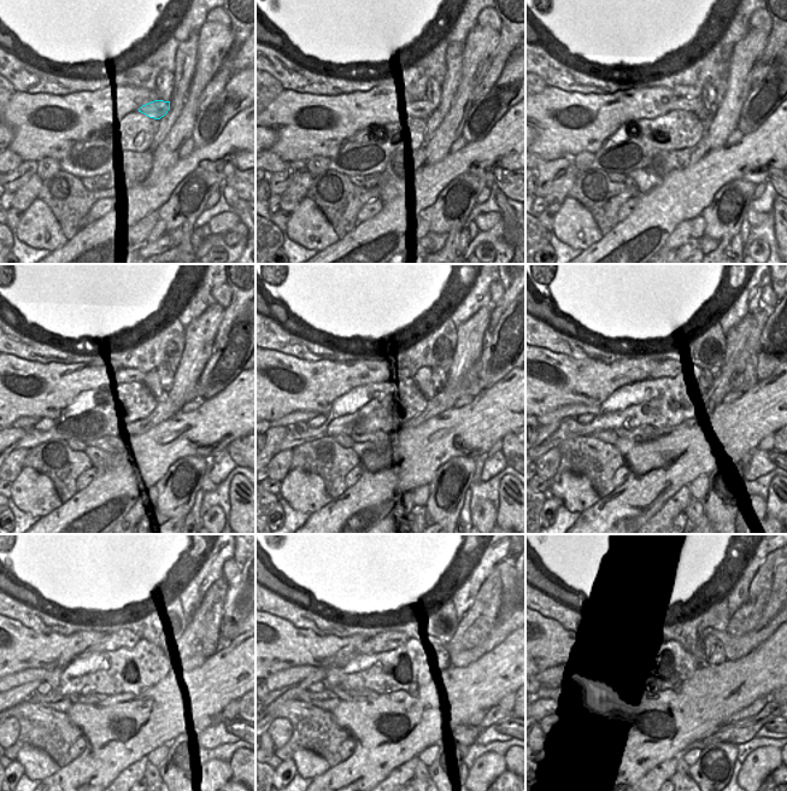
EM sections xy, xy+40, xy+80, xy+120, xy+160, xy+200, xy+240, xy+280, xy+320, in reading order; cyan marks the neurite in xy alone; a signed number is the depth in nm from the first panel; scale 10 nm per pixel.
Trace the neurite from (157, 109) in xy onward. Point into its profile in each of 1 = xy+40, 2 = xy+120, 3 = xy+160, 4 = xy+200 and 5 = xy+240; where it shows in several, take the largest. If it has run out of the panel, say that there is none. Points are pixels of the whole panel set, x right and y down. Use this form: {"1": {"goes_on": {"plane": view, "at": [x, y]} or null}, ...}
{"1": {"goes_on": {"plane": "xy+40", "at": [423, 109]}}, "2": {"goes_on": {"plane": "xy+120", "at": [130, 375]}}, "3": {"goes_on": {"plane": "xy+160", "at": [398, 374]}}, "4": {"goes_on": {"plane": "xy+200", "at": [665, 369]}}, "5": {"goes_on": {"plane": "xy+240", "at": [122, 639]}}}

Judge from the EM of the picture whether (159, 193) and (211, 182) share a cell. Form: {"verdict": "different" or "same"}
{"verdict": "different"}

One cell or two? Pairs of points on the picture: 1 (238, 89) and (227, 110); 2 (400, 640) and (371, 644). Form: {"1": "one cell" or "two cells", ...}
{"1": "one cell", "2": "one cell"}

